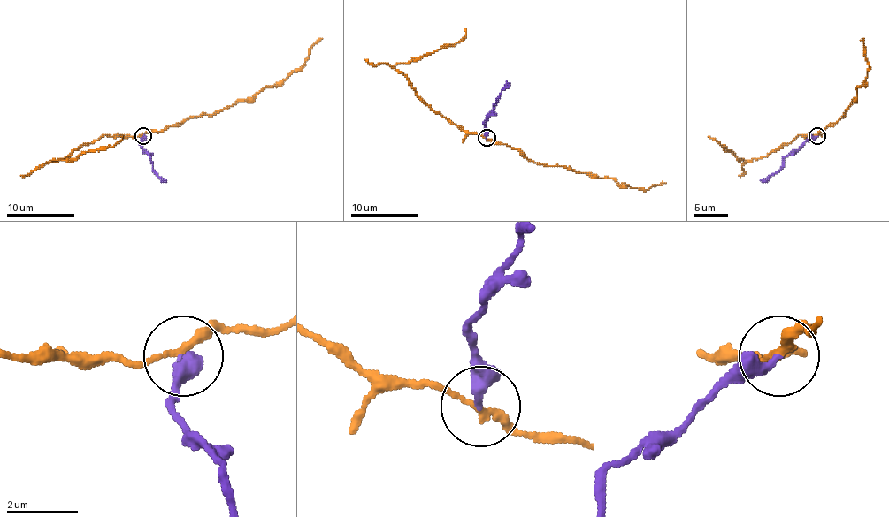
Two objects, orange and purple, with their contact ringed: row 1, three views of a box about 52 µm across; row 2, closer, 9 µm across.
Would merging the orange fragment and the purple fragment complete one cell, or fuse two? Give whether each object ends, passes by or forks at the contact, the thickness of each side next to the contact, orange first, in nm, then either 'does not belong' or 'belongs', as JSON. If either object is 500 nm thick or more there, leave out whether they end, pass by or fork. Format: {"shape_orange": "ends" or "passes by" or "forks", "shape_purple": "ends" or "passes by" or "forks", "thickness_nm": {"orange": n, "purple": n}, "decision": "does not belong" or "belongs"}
{"shape_orange": "passes by", "shape_purple": "ends", "thickness_nm": {"orange": 180, "purple": 320}, "decision": "does not belong"}

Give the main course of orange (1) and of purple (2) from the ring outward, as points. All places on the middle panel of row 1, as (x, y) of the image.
1: (486, 137), (518, 149), (535, 163), (570, 168), (578, 172), (647, 189), (665, 183)
2: (486, 137), (487, 113), (506, 81)

